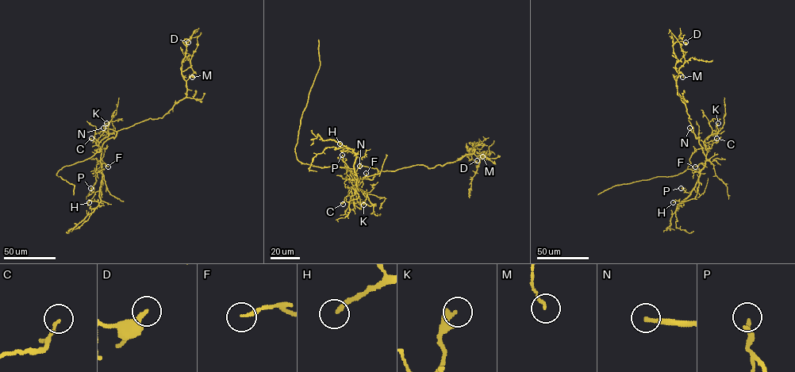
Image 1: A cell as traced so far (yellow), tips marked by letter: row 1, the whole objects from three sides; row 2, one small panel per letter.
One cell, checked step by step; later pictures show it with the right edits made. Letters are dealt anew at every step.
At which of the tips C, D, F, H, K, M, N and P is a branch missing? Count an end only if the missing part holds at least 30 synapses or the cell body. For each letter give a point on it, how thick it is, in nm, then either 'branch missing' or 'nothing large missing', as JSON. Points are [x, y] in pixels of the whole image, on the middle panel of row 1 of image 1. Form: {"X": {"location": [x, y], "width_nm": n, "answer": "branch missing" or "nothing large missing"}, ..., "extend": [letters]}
{"C": {"location": [343, 204], "width_nm": 150, "answer": "nothing large missing"}, "D": {"location": [477, 160], "width_nm": 240, "answer": "nothing large missing"}, "F": {"location": [366, 173], "width_nm": 180, "answer": "nothing large missing"}, "H": {"location": [339, 143], "width_nm": 240, "answer": "nothing large missing"}, "K": {"location": [363, 205], "width_nm": 280, "answer": "nothing large missing"}, "M": {"location": [482, 156], "width_nm": 120, "answer": "nothing large missing"}, "N": {"location": [359, 166], "width_nm": 200, "answer": "branch missing"}, "P": {"location": [342, 155], "width_nm": 120, "answer": "nothing large missing"}, "extend": ["N"]}

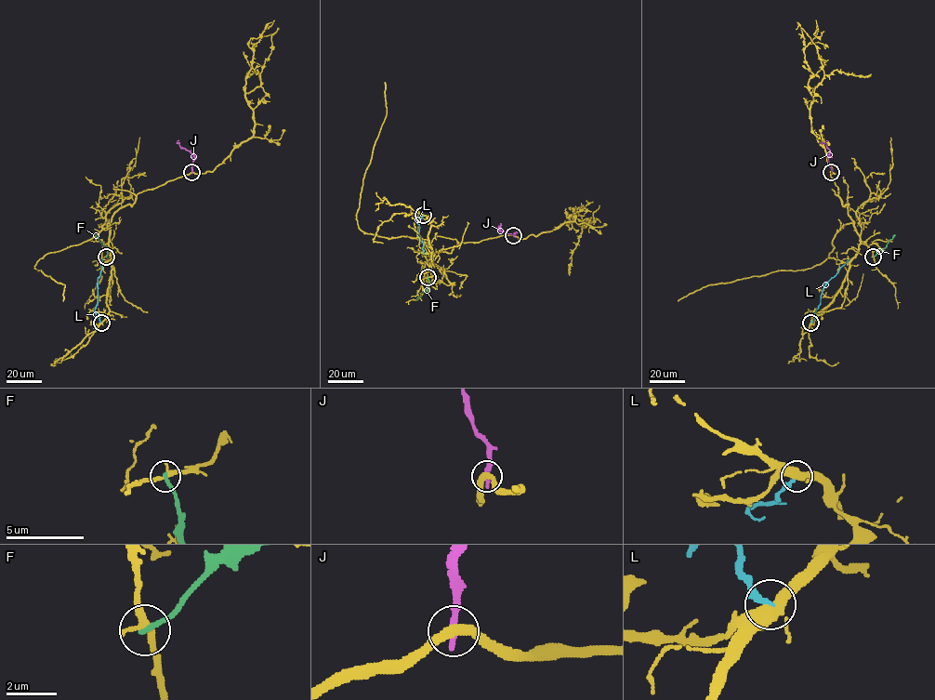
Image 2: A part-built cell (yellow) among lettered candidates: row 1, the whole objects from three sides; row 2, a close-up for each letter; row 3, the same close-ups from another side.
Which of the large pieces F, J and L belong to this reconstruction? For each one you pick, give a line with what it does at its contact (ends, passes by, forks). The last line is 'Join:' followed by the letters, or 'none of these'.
Join: none of these

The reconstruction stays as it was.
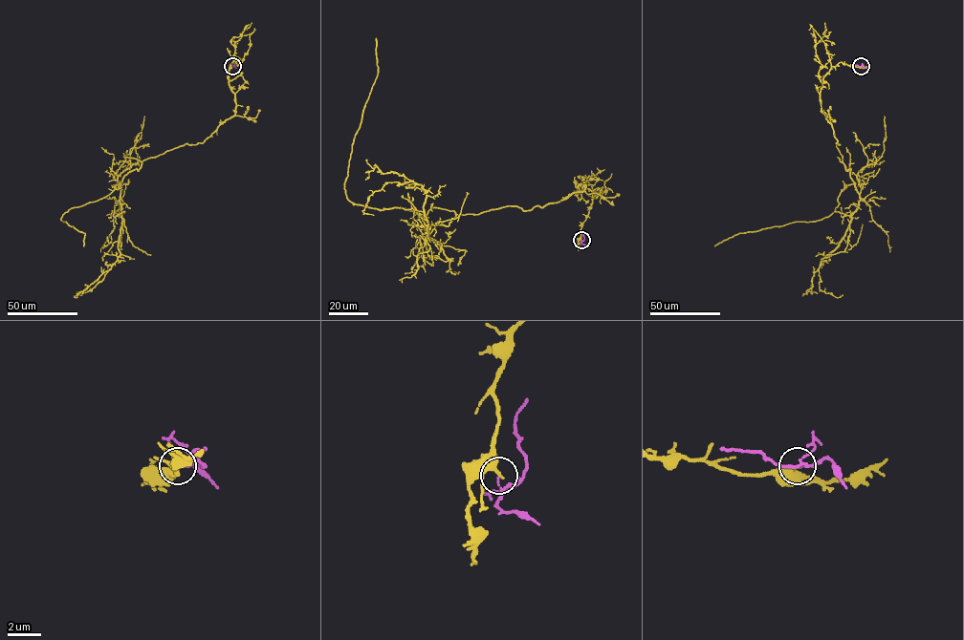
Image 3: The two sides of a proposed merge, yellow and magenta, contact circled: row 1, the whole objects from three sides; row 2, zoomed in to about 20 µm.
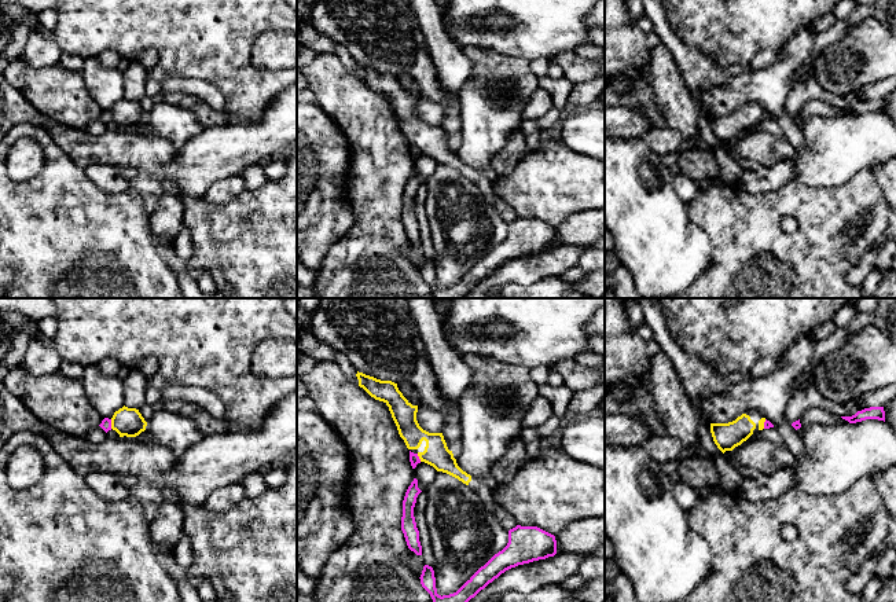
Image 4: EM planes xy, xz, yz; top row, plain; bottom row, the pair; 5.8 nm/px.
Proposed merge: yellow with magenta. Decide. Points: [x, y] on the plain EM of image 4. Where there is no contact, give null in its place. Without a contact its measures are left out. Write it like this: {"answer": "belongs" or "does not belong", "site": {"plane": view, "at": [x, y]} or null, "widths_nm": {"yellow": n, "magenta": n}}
{"answer": "does not belong", "site": {"plane": "xy", "at": [112, 116]}, "widths_nm": {"yellow": 160, "magenta": 60}}

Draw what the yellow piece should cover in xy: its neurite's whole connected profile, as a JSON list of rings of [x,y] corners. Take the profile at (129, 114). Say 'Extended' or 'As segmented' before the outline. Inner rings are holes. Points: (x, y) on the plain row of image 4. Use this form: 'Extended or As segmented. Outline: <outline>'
As segmented. Outline: [[[122,99],[114,104],[111,110],[111,121],[115,122],[120,129],[136,129],[146,122],[147,114],[136,100]]]

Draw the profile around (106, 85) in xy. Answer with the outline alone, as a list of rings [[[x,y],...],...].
[[[89,56],[84,59],[81,74],[89,95],[100,109],[110,111],[115,103],[124,99],[121,67],[103,67],[95,56]]]

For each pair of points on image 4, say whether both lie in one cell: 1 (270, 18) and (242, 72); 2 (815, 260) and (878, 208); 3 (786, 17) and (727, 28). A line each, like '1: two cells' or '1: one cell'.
1: one cell
2: one cell
3: one cell

